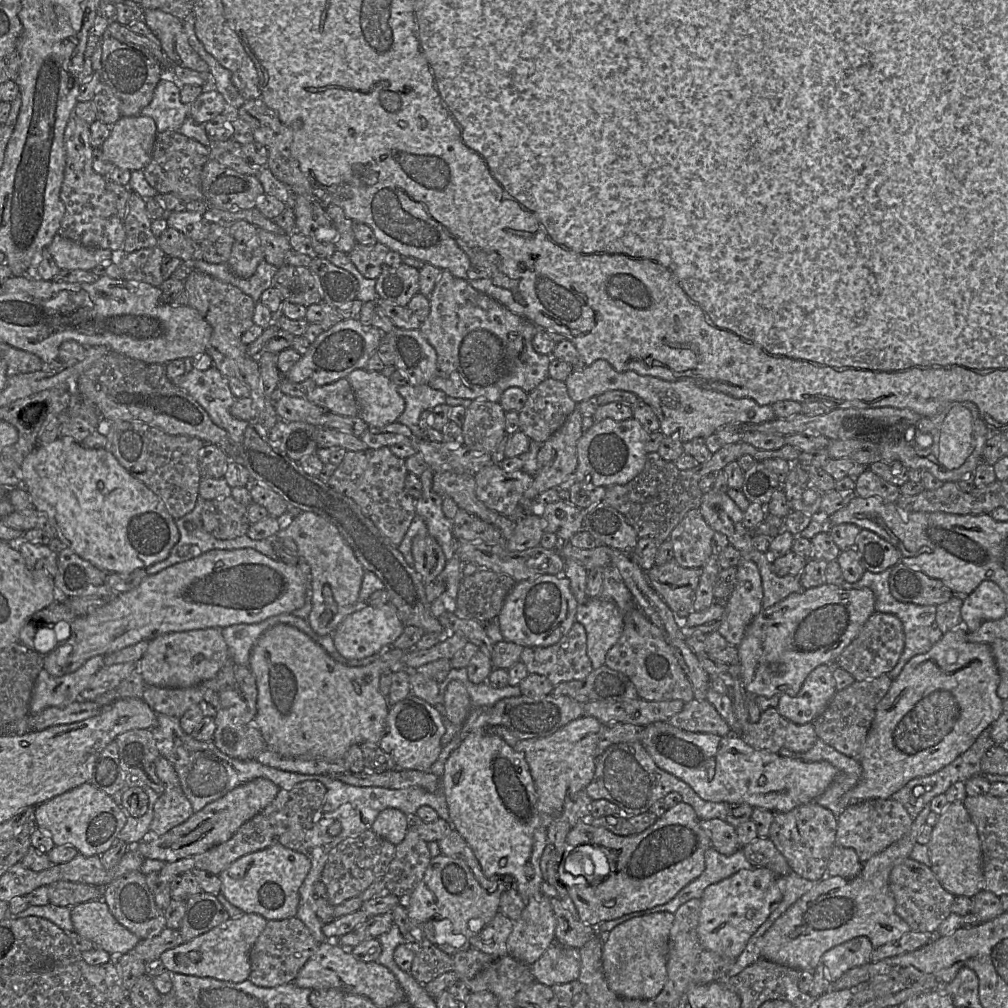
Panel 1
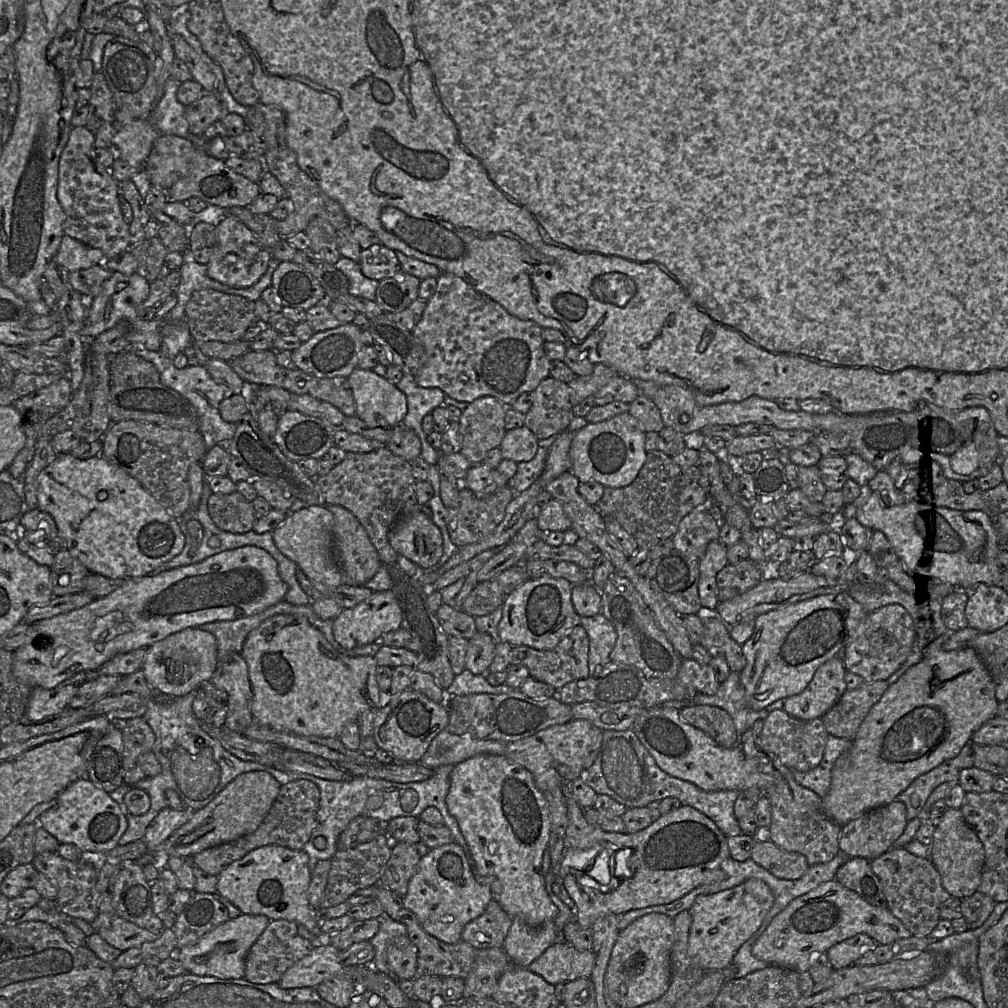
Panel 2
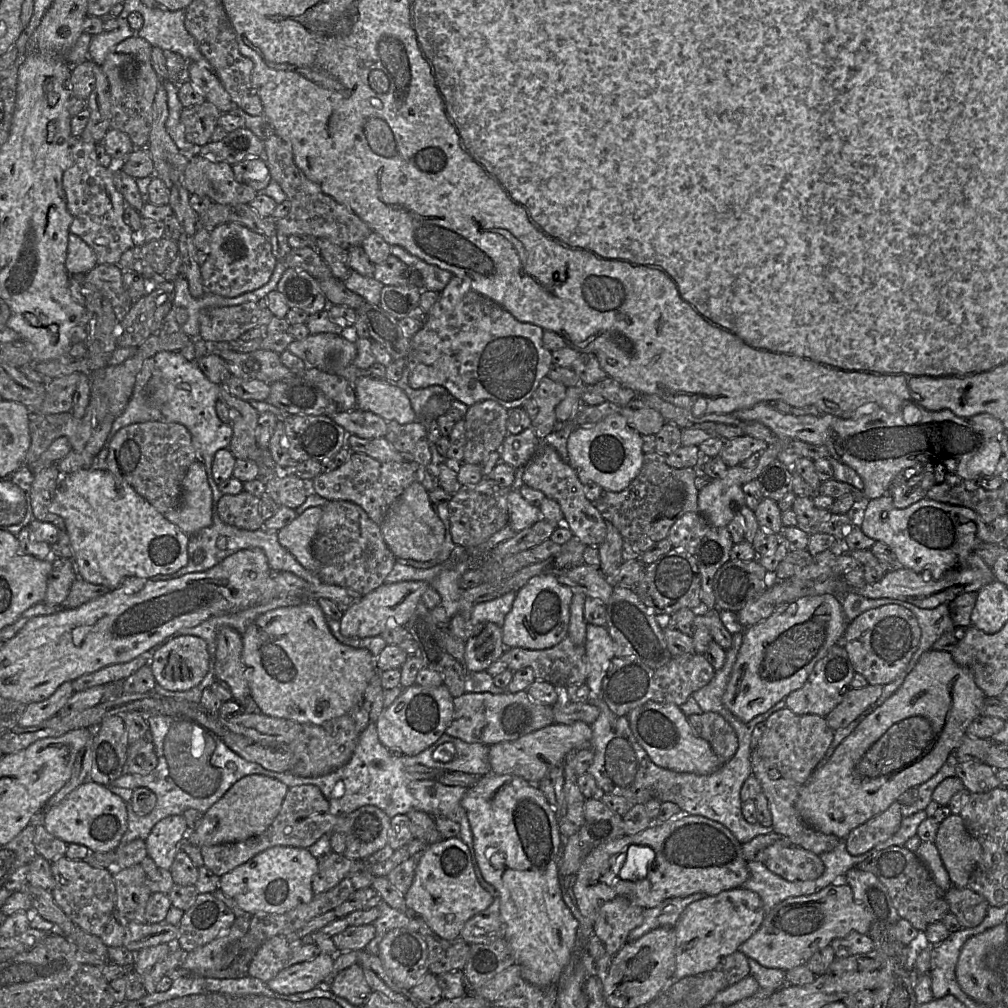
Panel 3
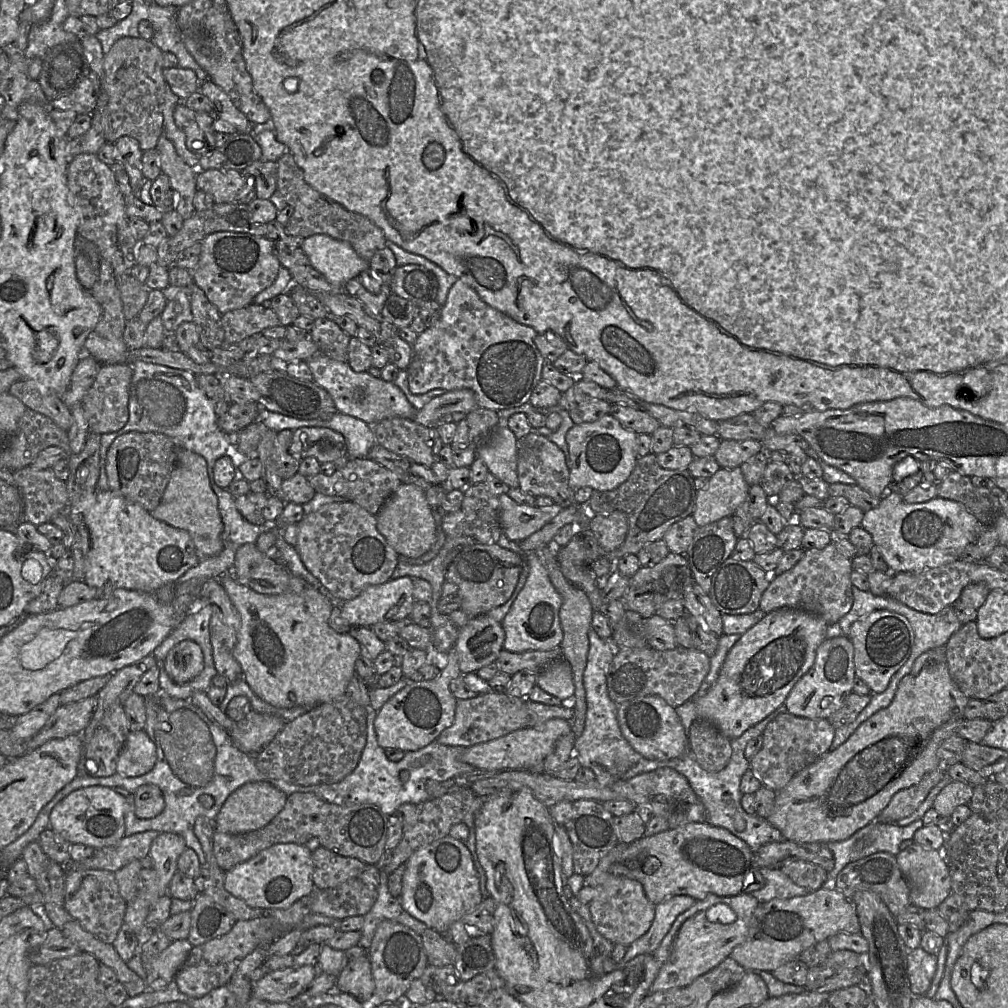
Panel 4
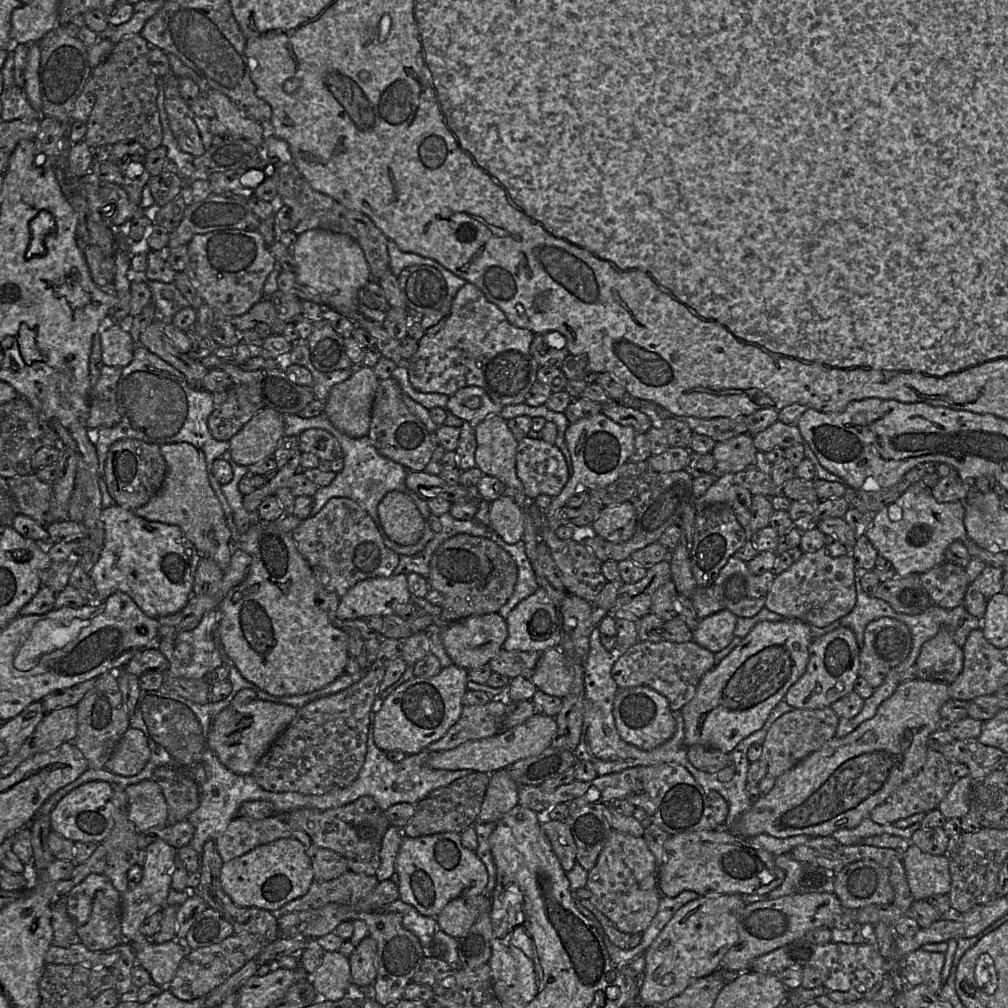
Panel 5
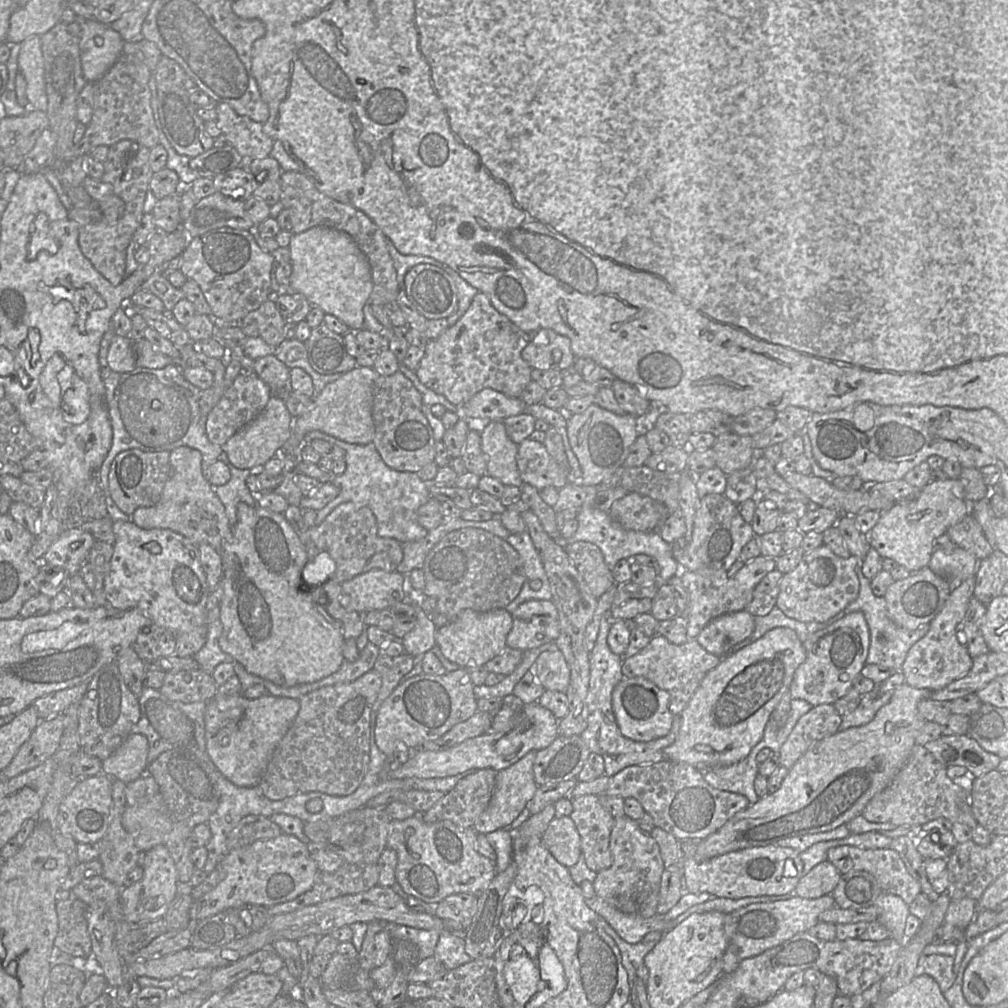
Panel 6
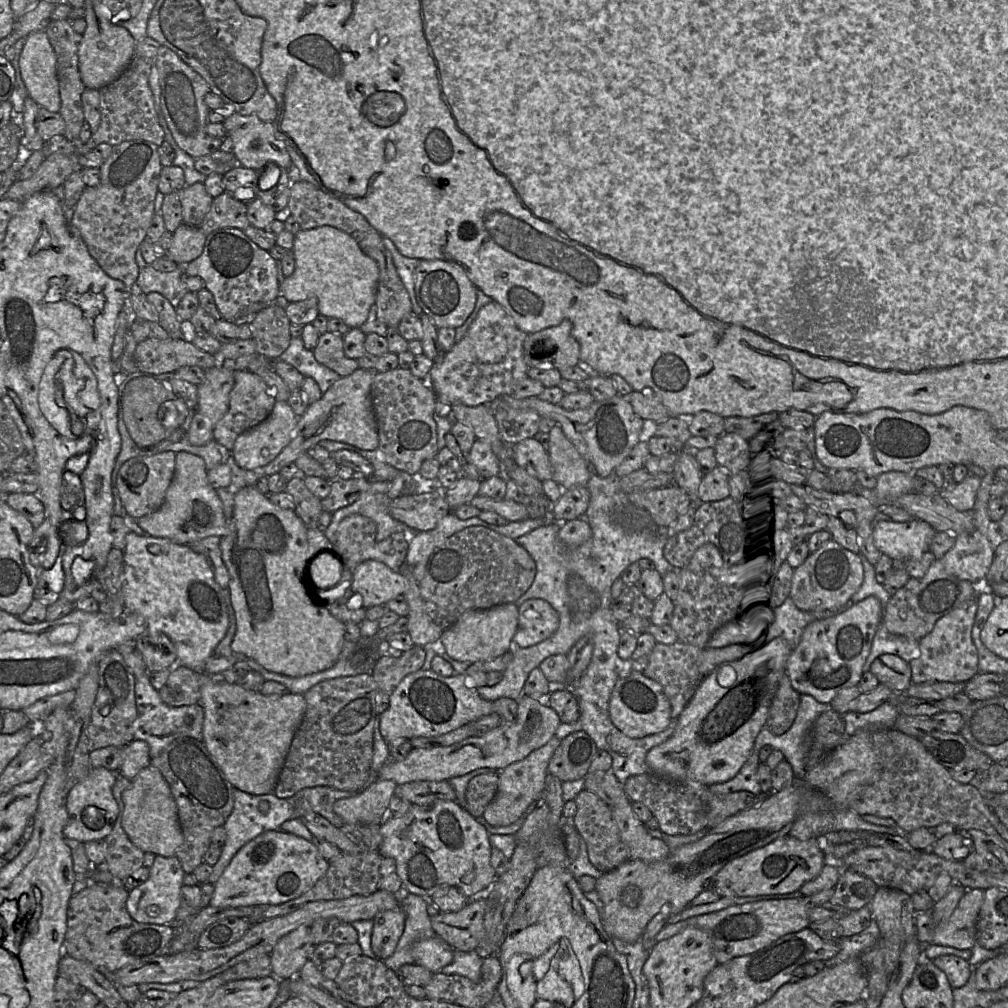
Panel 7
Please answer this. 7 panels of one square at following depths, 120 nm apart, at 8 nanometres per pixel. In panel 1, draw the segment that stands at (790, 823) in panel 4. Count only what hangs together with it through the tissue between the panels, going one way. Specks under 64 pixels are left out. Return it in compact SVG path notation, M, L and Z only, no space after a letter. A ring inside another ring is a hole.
M963 626L942 635L940 640L924 654L912 657L878 703L872 725L866 737L858 762L862 776L858 783L841 797L841 809L869 799L889 799L910 780L936 773L975 742L1003 713L997 694L999 673L990 644L969 642Z

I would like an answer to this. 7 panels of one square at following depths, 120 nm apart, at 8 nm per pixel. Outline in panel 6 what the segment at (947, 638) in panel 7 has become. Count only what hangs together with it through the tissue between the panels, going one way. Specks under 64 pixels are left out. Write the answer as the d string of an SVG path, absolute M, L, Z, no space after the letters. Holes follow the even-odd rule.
M970 576L958 586L953 586L943 609L931 621L928 633L911 647L901 669L908 686L939 691L953 681L963 678L971 670L973 658L966 645L959 643L957 632L962 631L962 622L974 595L975 583L976 576Z

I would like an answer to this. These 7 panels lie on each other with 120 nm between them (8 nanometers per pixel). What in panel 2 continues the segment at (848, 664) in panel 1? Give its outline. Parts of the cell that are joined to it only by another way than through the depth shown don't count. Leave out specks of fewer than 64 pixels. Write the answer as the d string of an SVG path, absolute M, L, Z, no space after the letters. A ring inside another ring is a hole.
M889 604L868 612L857 631L857 637L842 651L842 660L847 671L861 676L865 682L887 680L907 658L913 640L913 624L908 611L899 604Z

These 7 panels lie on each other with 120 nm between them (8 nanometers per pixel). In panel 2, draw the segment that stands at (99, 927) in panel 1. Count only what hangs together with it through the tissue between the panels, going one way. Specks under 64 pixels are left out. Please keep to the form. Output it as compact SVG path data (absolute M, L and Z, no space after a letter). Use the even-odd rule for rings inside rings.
M117 914L112 915L109 927L101 927L96 931L108 944L122 952L159 937L159 933L141 928Z

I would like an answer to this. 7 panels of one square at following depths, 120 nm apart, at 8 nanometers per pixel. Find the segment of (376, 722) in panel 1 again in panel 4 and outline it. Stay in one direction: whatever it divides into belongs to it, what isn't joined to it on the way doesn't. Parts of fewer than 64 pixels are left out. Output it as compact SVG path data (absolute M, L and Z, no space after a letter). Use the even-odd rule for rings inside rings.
M233 567L232 572L224 573L223 576L219 577L219 582L224 587L229 599L235 607L240 621L240 627L237 632L237 641L233 649L233 657L241 666L243 678L255 695L274 707L293 708L298 706L317 707L346 694L347 685L351 678L356 674L355 663L358 656L363 651L363 648L358 640L353 638L349 633L337 633L331 628L329 625L329 619L335 601L333 601L323 589L315 589L302 578L291 576L290 587L285 593L276 595L260 594L250 589L248 586L242 585L236 581L233 575Z

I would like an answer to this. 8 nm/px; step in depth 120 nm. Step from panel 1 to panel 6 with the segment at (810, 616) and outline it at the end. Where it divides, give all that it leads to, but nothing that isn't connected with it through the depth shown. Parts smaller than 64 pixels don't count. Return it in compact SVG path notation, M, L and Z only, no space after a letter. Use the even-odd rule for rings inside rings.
M777 627L769 630L761 638L745 646L744 648L721 658L719 664L710 670L702 679L687 705L680 715L680 730L675 741L663 751L665 759L674 762L683 762L696 767L698 770L720 766L730 766L744 759L752 748L762 739L765 726L772 711L779 703L783 694L789 691L796 669L806 660L806 650L803 642L798 638L795 631L786 627Z

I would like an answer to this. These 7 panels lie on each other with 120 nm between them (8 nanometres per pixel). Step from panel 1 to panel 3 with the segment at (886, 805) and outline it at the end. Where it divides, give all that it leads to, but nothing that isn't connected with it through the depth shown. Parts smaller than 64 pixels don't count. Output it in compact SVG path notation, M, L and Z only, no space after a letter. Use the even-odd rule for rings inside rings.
M894 802L884 812L853 829L844 839L847 851L860 855L893 836L903 819L900 808L901 804Z

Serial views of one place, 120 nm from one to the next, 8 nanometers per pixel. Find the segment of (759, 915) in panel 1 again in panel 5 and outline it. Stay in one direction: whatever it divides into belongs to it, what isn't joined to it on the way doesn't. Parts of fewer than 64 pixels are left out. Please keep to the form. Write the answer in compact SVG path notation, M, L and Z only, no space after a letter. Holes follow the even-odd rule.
M708 894L681 907L666 924L645 953L645 967L638 989L638 1003L663 1005L685 991L697 979L716 971L724 955L738 941L739 916L746 906L744 895Z

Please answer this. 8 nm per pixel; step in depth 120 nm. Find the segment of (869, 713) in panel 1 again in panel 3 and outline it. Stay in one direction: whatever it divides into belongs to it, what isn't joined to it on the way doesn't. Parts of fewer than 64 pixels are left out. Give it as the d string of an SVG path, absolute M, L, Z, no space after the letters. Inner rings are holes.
M871 684L860 689L850 688L841 702L825 717L828 726L833 731L847 727L878 700L882 690L883 686Z

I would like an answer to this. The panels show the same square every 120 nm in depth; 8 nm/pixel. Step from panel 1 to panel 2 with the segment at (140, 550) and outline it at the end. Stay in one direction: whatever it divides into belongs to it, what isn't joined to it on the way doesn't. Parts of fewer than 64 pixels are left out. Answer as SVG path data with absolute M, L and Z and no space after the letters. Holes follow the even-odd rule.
M71 453L58 454L56 459L38 476L37 488L38 508L49 513L57 526L59 536L67 542L67 549L73 557L78 559L90 573L101 574L110 579L128 579L146 576L148 573L177 556L185 546L185 536L182 533L178 519L166 510L134 477L123 469L109 462L101 454L89 459L79 459Z

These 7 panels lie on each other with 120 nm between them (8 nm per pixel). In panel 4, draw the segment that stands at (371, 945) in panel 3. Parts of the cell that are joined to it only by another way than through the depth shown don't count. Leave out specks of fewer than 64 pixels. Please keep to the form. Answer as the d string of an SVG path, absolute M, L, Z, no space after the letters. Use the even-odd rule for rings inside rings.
M380 870L380 880L377 887L377 898L372 908L363 916L363 926L360 930L361 936L357 945L369 949L378 924L383 920L391 920L400 923L414 932L421 934L427 926L405 911L398 898L394 898L388 890L387 880L389 874Z

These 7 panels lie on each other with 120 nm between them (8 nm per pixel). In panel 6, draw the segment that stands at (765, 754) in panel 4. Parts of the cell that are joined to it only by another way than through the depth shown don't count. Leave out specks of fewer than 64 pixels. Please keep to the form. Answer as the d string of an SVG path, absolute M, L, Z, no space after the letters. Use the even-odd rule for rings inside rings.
M832 704L813 707L801 716L780 748L779 766L790 769L815 743L838 732L842 717Z

